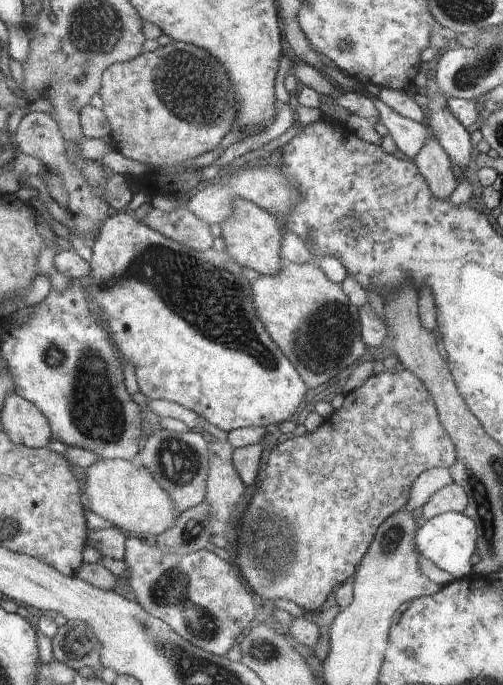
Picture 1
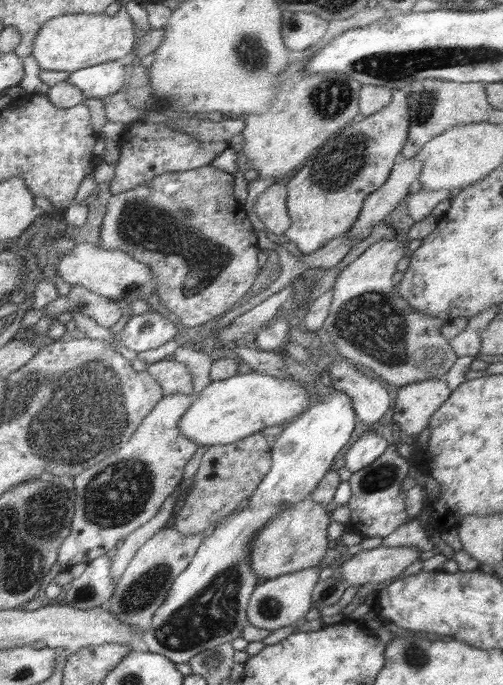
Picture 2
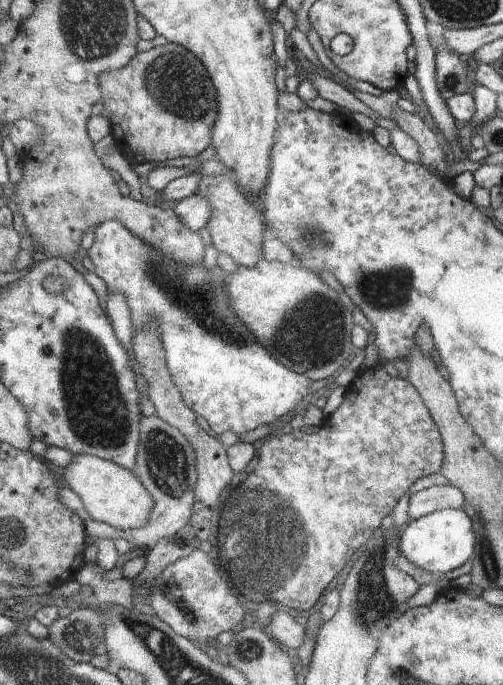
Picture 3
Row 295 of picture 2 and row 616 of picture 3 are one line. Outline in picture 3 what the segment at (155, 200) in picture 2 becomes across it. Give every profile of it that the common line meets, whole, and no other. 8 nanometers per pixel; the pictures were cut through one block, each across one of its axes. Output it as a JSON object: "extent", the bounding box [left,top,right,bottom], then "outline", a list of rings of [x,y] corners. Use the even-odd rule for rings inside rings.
{"extent":[148,548,247,646],"outline":[[[200,548],[194,549],[188,556],[163,568],[160,576],[148,587],[150,589],[148,605],[154,610],[154,616],[164,621],[174,632],[202,646],[208,645],[210,640],[215,640],[222,632],[233,630],[236,624],[242,622],[247,610],[247,602],[234,590],[221,570],[220,564],[215,560],[216,556],[206,554]]]}

